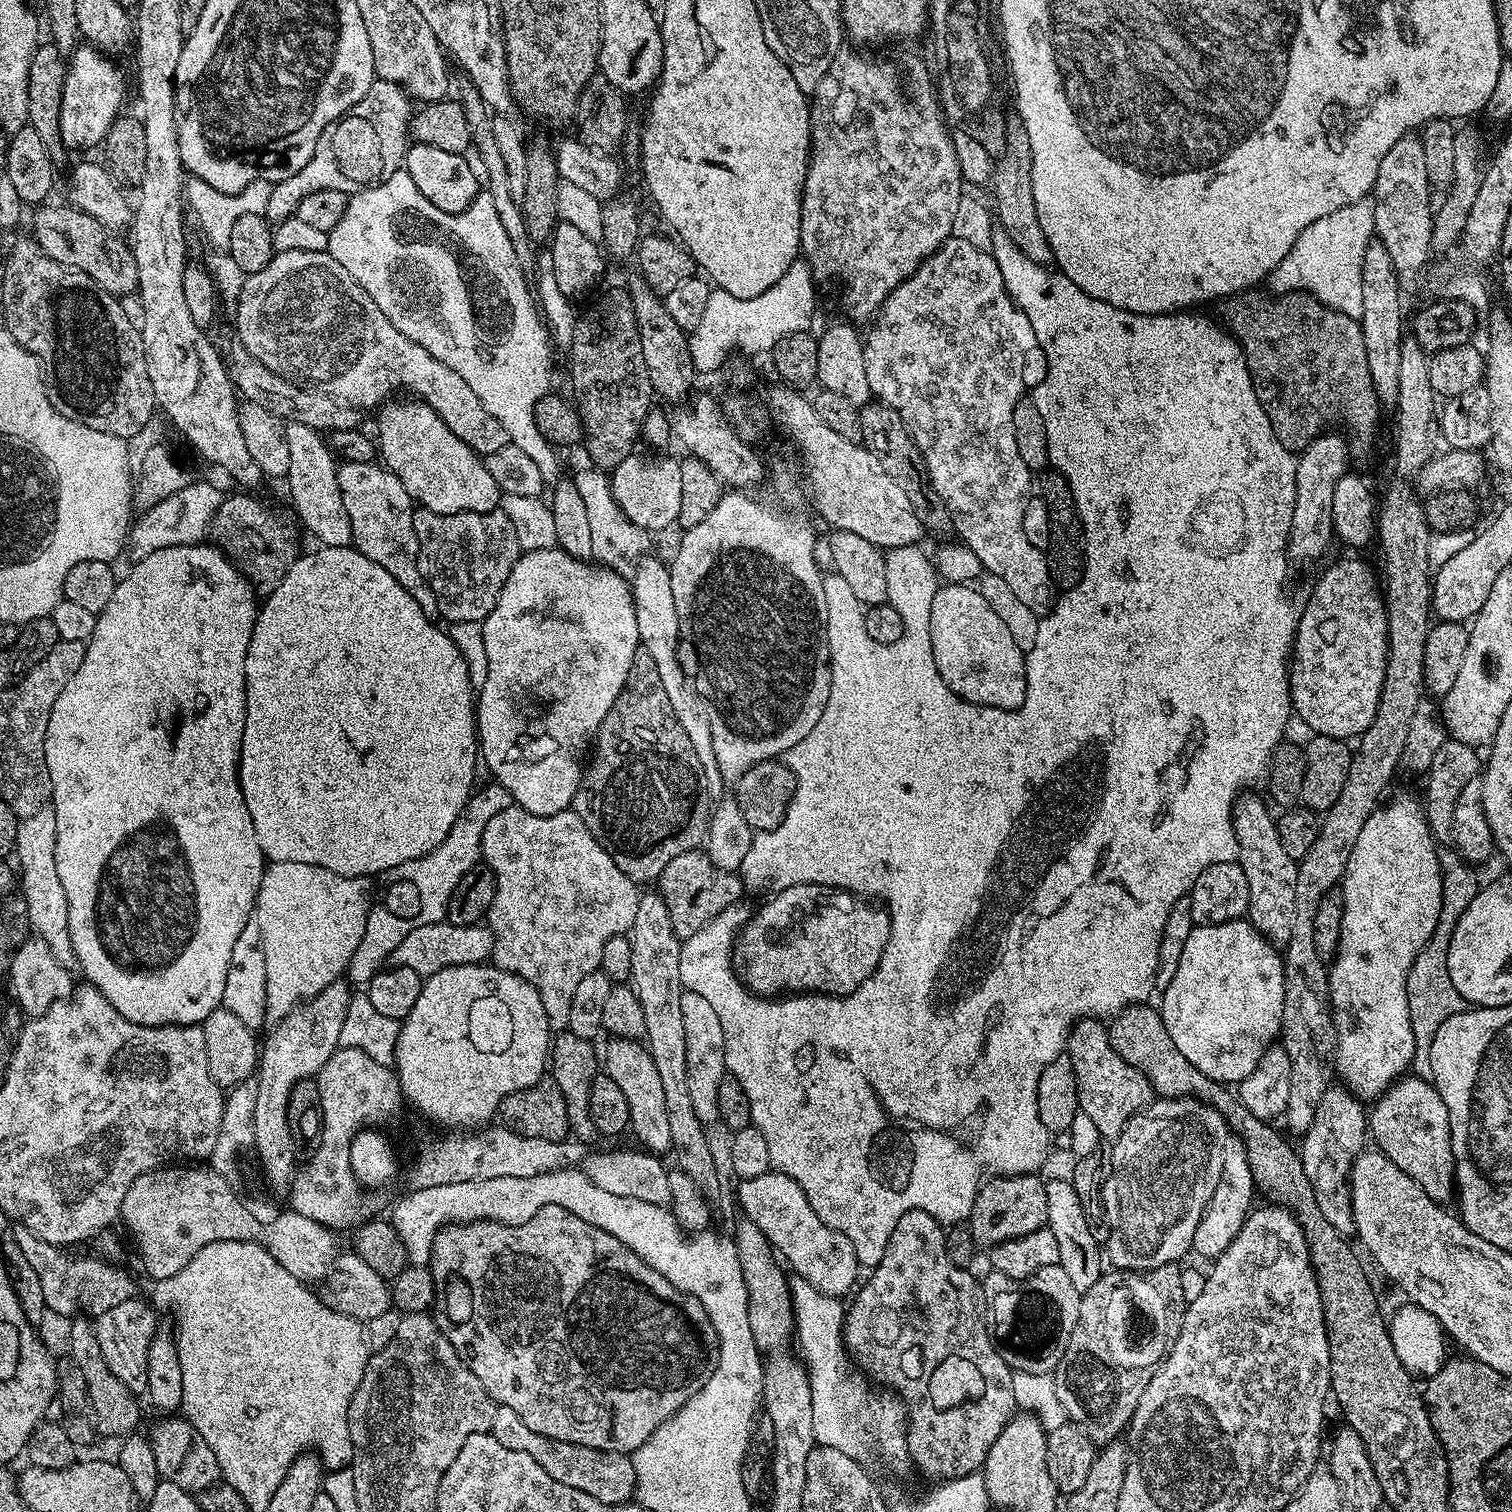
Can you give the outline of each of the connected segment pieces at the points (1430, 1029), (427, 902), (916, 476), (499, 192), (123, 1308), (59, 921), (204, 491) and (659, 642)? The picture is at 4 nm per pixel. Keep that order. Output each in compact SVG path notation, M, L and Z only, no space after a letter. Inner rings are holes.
M1444 854L1440 858L1442 910L1438 914L1438 926L1434 930L1430 942L1426 942L1426 946L1418 954L1418 958L1414 958L1414 966L1410 966L1410 974L1406 978L1410 1026L1414 1030L1414 1042L1416 1043L1411 1071L1424 1080L1432 1080L1430 1046L1434 1042L1434 1034L1438 1034L1438 1026L1442 1026L1442 1022L1446 1022L1446 1018L1454 1018L1454 1014L1463 1012L1466 1008L1462 994L1458 994L1458 990L1454 990L1454 982L1450 982L1450 966L1446 966L1446 954L1450 950L1450 938L1454 934L1454 926L1458 922L1458 918L1462 918L1462 910L1466 910L1466 906L1470 906L1470 902L1474 902L1474 898L1480 893L1482 887L1481 881L1476 881L1476 876L1472 873L1475 871L1463 859L1452 856Z
M488 782L485 788L477 787L469 796L464 809L458 814L454 826L450 826L450 834L442 838L439 846L425 856L419 856L395 868L397 877L414 882L414 886L418 886L418 892L422 894L422 910L418 910L416 924L438 924L447 917L450 894L454 894L454 886L462 882L462 874L481 863L480 847L486 822L490 822L494 814L511 807L512 796L500 784Z
M869 402L860 409L860 440L878 462L882 462L882 470L890 474L902 486L906 498L910 498L910 506L914 506L914 514L918 514L920 525L929 533L944 532L952 528L952 515L932 485L928 483L928 471L924 465L922 454L910 434L906 430L906 422L902 422L902 414L890 406L879 402Z
M464 86L458 93L460 105L464 108L466 122L470 126L472 144L480 151L480 160L484 163L484 172L488 175L486 180L486 190L494 198L494 210L498 210L498 218L502 218L502 227L506 229L506 234L510 234L510 242L516 251L516 257L520 260L521 268L531 270L536 264L536 256L532 253L533 241L528 239L526 222L524 221L524 209L518 203L518 197L510 194L510 178L506 178L506 162L502 162L502 150L498 150L498 142L492 129L494 113L488 107L488 103L478 94L478 90L471 86Z
M133 1298L121 1302L106 1310L106 1314L95 1317L98 1342L102 1345L102 1358L106 1358L106 1366L114 1370L115 1376L132 1392L144 1394L148 1391L148 1359L150 1358L150 1342L158 1335L156 1328L156 1312L141 1298Z
M49 806L38 810L38 814L23 817L20 822L18 857L24 863L22 872L22 895L28 907L28 922L31 931L50 946L54 958L65 966L73 963L72 943L68 929L68 903L66 890L58 879L58 866L54 866L54 842L56 841L56 815Z
M188 482L184 488L174 492L172 496L164 498L154 507L143 511L131 525L128 544L132 548L135 557L148 556L154 550L169 549L170 546L186 546L187 544L198 544L205 539L212 527L212 520L218 514L220 504L224 500L225 493L219 492L212 484L194 484Z
M652 555L641 556L630 576L632 605L634 618L638 618L640 646L648 651L650 658L654 658L658 675L662 677L662 686L666 690L666 698L670 698L674 718L678 718L678 726L686 730L686 738L690 738L690 744L694 746L694 752L698 754L698 762L702 762L704 782L708 785L709 797L720 798L725 795L726 781L718 770L718 758L714 758L714 740L710 738L710 720L706 718L706 710L700 703L700 696L696 693L691 679L684 675L678 658L680 649L678 614L674 610L674 590L670 587L669 565L665 561L663 564L658 557Z

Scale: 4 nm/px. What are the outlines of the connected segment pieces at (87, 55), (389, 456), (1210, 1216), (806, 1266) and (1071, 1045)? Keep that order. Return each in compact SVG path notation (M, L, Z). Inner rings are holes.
M80 46L71 53L64 83L60 140L65 149L96 148L104 143L106 134L121 115L124 104L124 72L99 48Z
M385 403L379 409L378 456L383 467L402 482L413 502L440 515L496 510L502 493L477 452L454 434L454 430L450 430L450 426L446 426L446 422L442 422L440 415L428 404L392 403Z
M1230 1134L1226 1142L1222 1142L1222 1178L1218 1178L1218 1186L1214 1186L1214 1194L1198 1222L1198 1230L1194 1230L1192 1252L1205 1256L1208 1262L1215 1261L1222 1255L1226 1246L1234 1242L1238 1230L1242 1230L1244 1219L1254 1207L1254 1185L1250 1174L1250 1162L1246 1158L1246 1146L1242 1138Z
M770 1170L766 1174L758 1174L758 1178L740 1180L737 1185L736 1196L740 1199L743 1215L754 1222L762 1234L766 1234L783 1263L793 1273L796 1271L799 1279L810 1282L810 1286L822 1294L837 1298L847 1297L857 1287L862 1266L854 1252L854 1242L850 1242L846 1234L838 1234L838 1230L826 1226L822 1218L814 1214L814 1206L810 1206L802 1186L798 1186L794 1178Z
M1080 1020L1072 1028L1068 1036L1068 1048L1066 1055L1070 1058L1076 1089L1078 1090L1078 1102L1080 1111L1091 1118L1094 1126L1098 1126L1098 1134L1105 1141L1115 1142L1126 1122L1134 1118L1144 1108L1147 1108L1154 1099L1154 1093L1150 1082L1114 1046L1110 1046L1107 1027L1096 1020Z

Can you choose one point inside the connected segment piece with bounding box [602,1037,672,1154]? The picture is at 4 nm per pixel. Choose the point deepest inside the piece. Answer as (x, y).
(627, 1061)

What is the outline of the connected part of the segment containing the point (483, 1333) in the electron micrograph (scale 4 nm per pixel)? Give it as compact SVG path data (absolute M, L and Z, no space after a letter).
M542 1206L530 1222L521 1224L502 1224L498 1220L478 1220L475 1222L453 1222L436 1233L432 1243L430 1271L438 1293L439 1307L435 1309L436 1324L446 1334L450 1346L466 1362L466 1366L482 1382L490 1398L499 1406L510 1406L522 1422L534 1434L554 1438L571 1444L590 1446L603 1452L623 1452L631 1454L671 1418L692 1395L714 1374L720 1357L720 1339L702 1306L693 1296L680 1292L658 1270L646 1266L634 1250L630 1250L614 1234L582 1222L578 1214L562 1206Z

